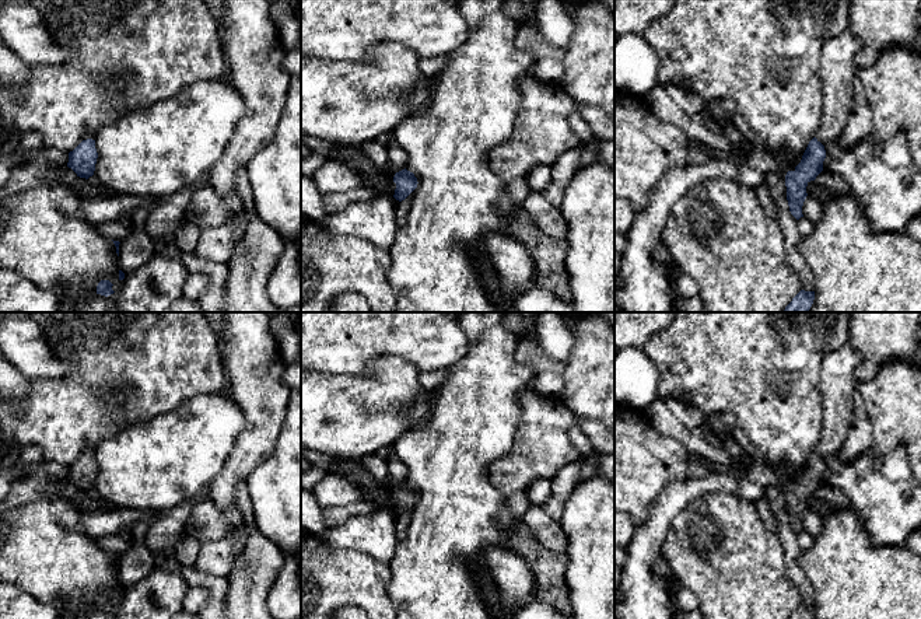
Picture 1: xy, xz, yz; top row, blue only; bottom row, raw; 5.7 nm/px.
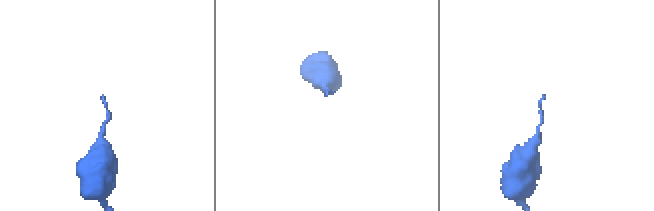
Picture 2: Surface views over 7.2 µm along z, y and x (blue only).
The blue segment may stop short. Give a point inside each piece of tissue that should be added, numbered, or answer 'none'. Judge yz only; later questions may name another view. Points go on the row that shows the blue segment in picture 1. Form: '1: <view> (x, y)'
1: yz (837, 70)

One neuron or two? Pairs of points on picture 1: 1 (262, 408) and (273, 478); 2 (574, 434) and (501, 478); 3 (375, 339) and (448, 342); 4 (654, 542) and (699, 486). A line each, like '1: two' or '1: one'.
1: two
2: two
3: one
4: one

